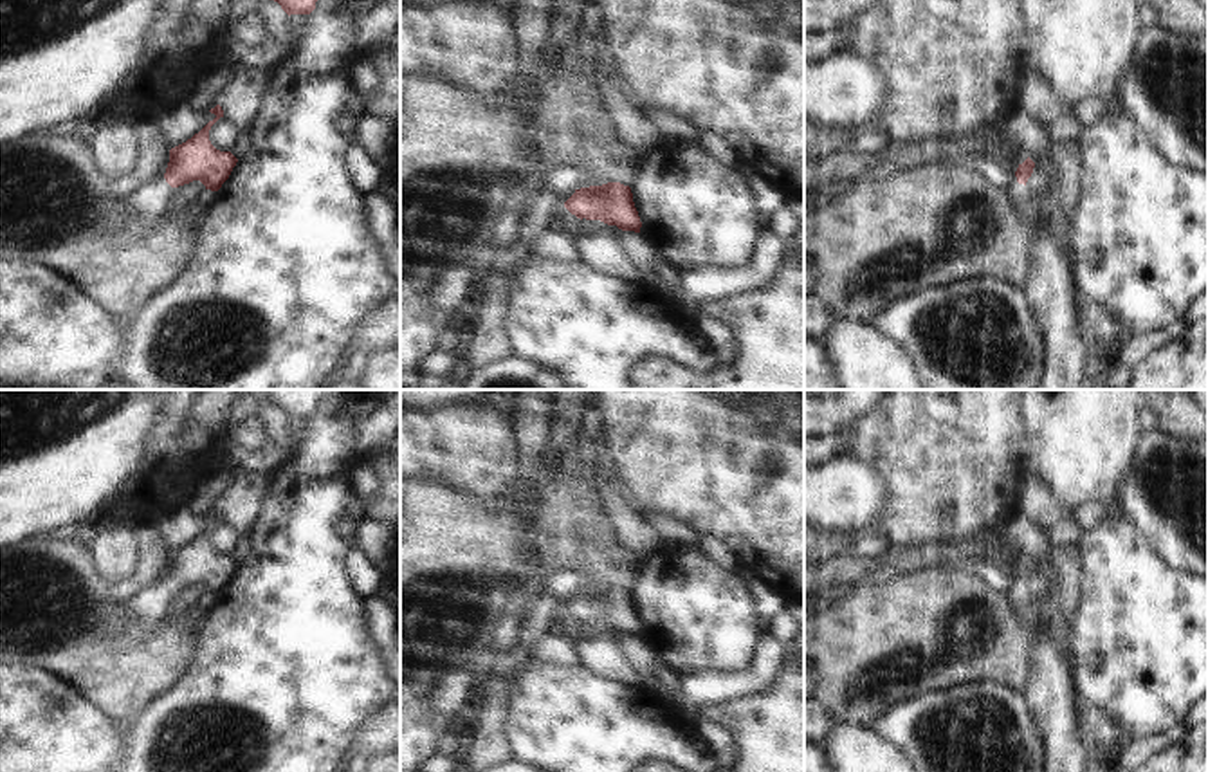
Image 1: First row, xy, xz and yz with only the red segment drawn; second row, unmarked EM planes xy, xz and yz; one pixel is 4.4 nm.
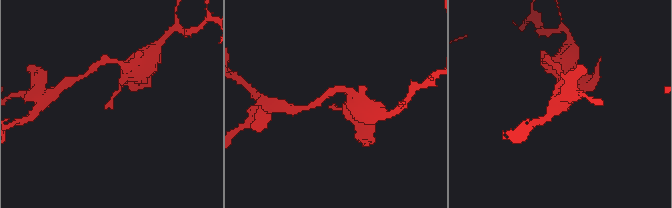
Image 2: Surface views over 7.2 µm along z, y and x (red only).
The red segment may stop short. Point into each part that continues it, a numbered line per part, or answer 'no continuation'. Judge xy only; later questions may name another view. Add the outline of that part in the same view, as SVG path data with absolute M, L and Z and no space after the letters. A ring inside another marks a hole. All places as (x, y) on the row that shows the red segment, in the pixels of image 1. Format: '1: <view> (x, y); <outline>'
no continuation

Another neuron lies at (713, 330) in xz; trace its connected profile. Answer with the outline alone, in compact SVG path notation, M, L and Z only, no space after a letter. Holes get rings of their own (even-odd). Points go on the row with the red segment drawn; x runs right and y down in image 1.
M700 312L696 314L696 325L700 328L700 335L703 337L703 341L710 345L714 350L719 350L723 346L736 346L732 332L719 319L705 312Z

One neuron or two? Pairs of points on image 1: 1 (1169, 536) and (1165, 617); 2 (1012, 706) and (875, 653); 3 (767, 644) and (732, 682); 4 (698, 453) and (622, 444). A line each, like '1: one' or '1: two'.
1: two
2: two
3: one
4: one

